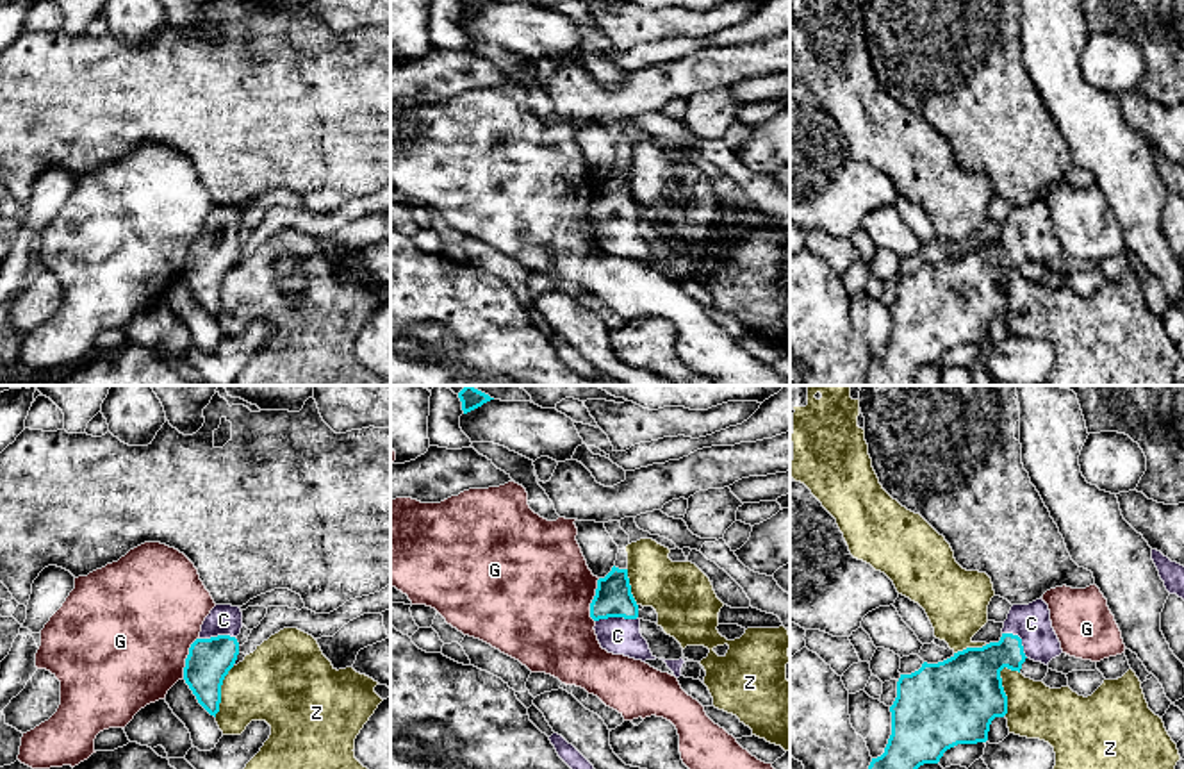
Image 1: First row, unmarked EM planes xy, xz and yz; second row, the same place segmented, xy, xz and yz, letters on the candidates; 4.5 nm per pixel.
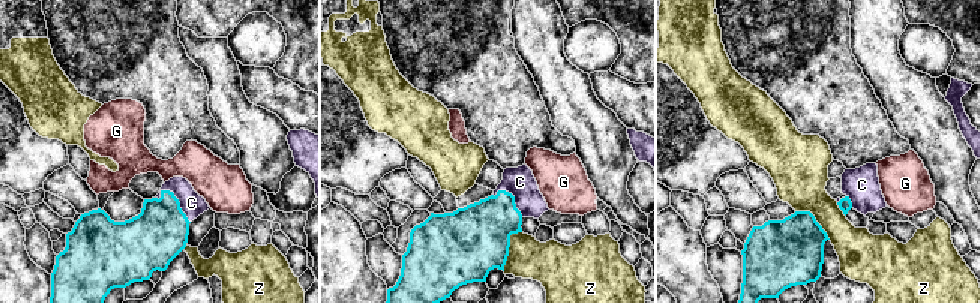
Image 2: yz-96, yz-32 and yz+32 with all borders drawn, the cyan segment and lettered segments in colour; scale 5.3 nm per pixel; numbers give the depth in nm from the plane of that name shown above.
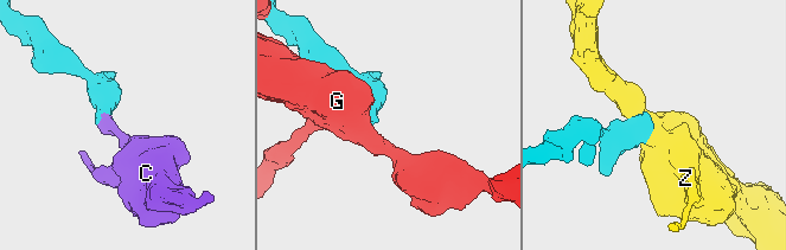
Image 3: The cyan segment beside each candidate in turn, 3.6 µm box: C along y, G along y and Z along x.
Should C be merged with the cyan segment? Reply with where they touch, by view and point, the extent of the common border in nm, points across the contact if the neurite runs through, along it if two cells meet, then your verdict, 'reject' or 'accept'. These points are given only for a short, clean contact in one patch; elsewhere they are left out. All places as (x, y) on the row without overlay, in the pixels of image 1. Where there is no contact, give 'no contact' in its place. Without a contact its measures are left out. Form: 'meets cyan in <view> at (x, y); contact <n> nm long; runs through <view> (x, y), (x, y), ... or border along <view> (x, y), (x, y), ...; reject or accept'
meets cyan in xz at (616, 216); contact 190 nm long; runs through xz (614, 198), (616, 216), (617, 236); accept

